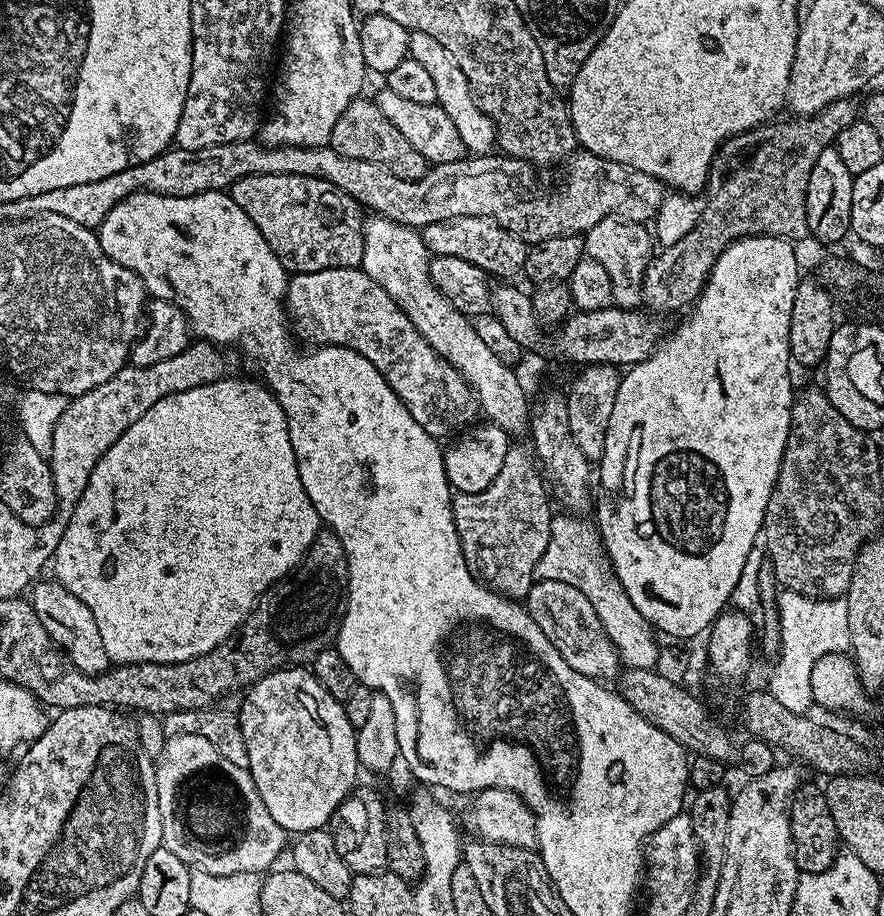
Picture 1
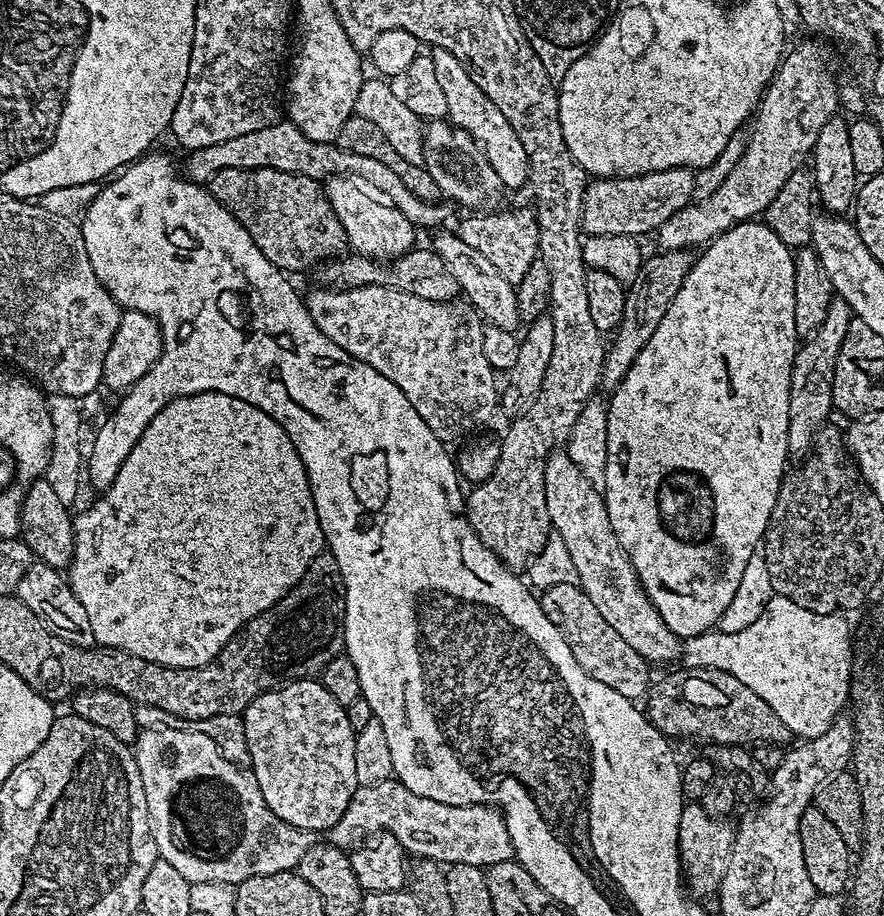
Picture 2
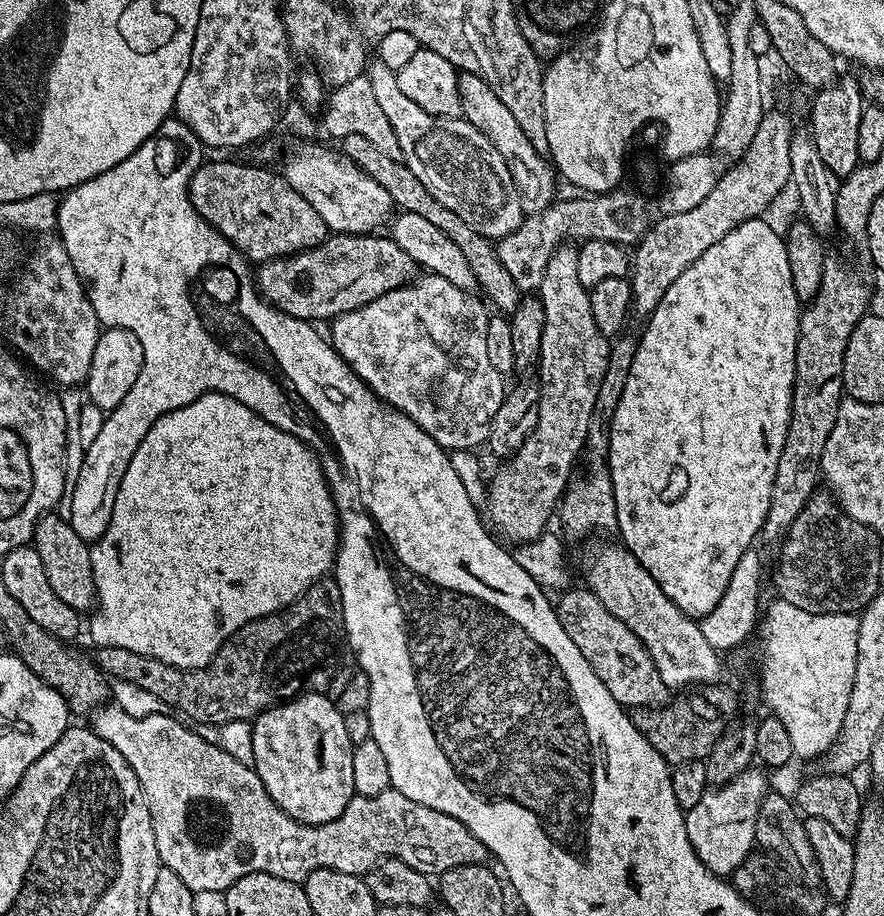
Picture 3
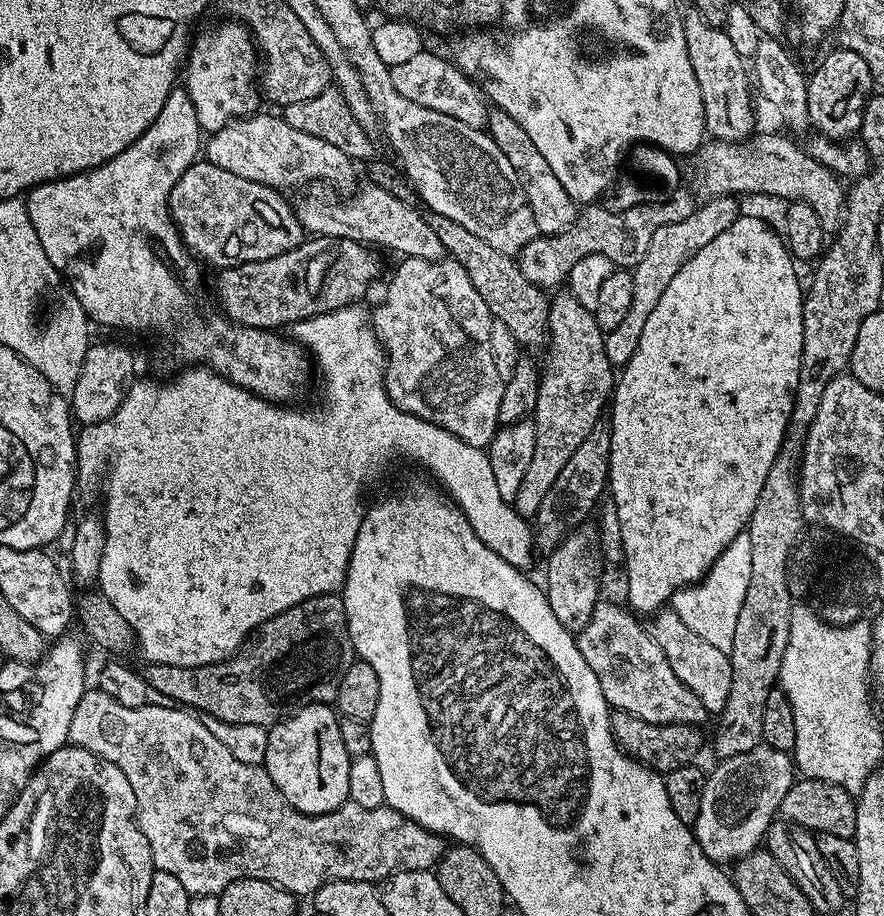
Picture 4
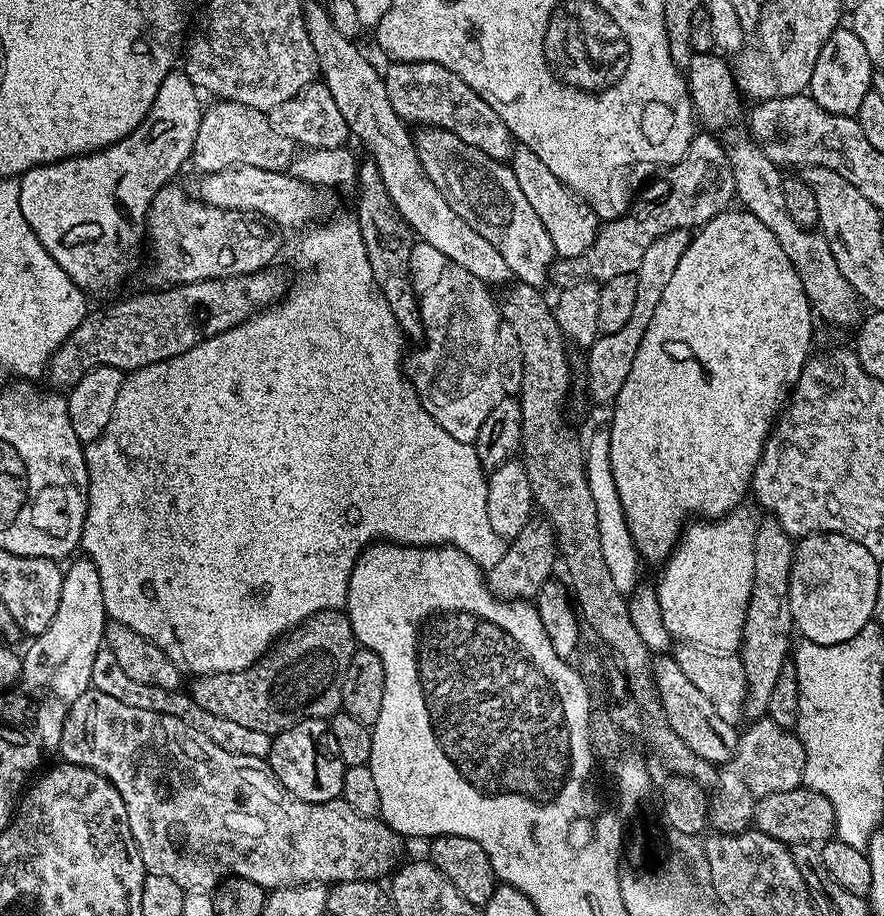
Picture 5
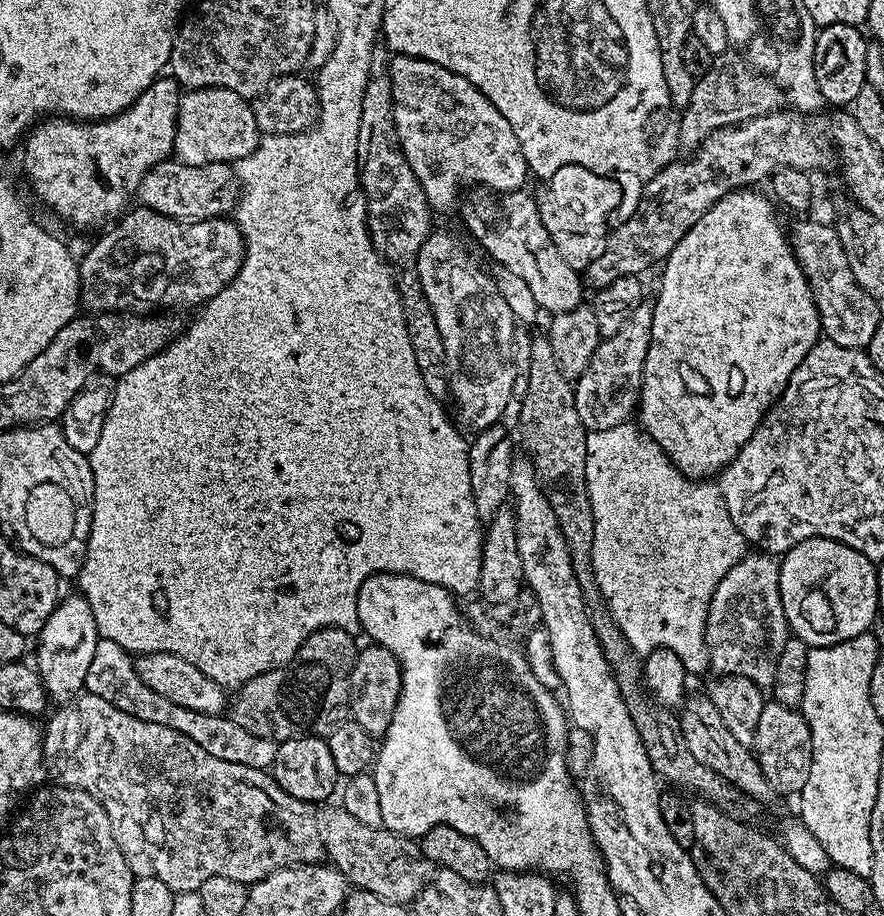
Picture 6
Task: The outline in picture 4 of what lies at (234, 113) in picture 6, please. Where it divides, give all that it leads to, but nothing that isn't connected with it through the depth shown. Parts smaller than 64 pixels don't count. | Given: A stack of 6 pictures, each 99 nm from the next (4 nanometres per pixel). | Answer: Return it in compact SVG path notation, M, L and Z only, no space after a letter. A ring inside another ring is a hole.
M253 114L242 120L232 120L226 127L211 133L206 140L206 158L230 174L250 178L250 182L265 184L277 190L296 188L299 184L308 184L311 180L329 180L340 184L352 176L353 161L349 160L338 146L314 138L302 130L294 130L283 115L260 116Z

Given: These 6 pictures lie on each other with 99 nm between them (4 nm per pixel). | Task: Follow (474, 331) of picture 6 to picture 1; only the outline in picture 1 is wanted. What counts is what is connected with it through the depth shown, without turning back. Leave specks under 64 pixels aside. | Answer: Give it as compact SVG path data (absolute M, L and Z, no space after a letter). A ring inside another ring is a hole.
M331 268L295 273L288 282L286 311L295 331L301 337L304 335L306 339L313 340L313 345L340 344L362 354L362 358L370 358L370 362L378 366L382 378L386 378L394 394L398 394L406 410L414 414L414 422L418 422L418 426L422 426L426 434L443 438L447 432L455 433L477 419L476 396L459 370L450 366L450 362L446 362L428 345L426 338L418 334L414 322L410 322L410 318L406 318L404 311L396 305L394 298L390 298L390 294L386 294L386 290L382 290L382 286L374 282L374 278L366 275L363 268Z

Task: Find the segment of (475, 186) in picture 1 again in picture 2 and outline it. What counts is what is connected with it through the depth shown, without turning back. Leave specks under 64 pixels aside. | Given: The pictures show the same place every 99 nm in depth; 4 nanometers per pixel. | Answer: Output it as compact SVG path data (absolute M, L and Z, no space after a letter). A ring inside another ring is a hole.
M291 122L271 124L262 130L253 130L250 134L229 138L227 142L214 146L193 148L187 153L187 156L187 179L201 186L211 182L214 174L218 174L218 170L254 170L255 168L273 168L283 172L293 172L296 176L308 176L311 180L323 181L329 176L337 175L343 169L340 167L345 164L348 167L345 169L349 173L366 178L369 184L378 186L379 195L398 210L402 210L402 214L406 214L406 218L410 218L421 229L432 227L435 229L440 226L435 226L435 224L440 224L444 220L443 203L429 202L410 194L410 190L406 190L406 186L402 186L402 178L398 178L398 174L394 174L394 170L390 170L390 166L382 166L382 162L378 162L374 158L345 155L335 143L314 142L310 138L306 138L306 134L302 134L302 130L298 130L298 126L294 126ZM691 168L643 172L640 176L596 178L584 189L580 227L588 236L618 234L644 238L647 232L655 233L674 214L688 207L695 195L696 172Z

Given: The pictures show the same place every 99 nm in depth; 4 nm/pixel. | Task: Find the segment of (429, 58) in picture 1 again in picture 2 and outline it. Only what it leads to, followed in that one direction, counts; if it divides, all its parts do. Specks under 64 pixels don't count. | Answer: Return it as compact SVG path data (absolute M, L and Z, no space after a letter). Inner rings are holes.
M433 47L430 55L434 62L434 71L438 77L438 82L442 86L446 97L447 119L455 124L457 128L466 130L470 138L474 138L476 145L483 150L490 166L494 166L494 174L498 174L501 185L505 189L520 188L529 183L528 159L526 149L522 147L522 141L518 139L518 134L514 134L514 126L506 122L506 117L502 115L502 110L486 98L486 94L474 82L474 78L468 72L468 68L450 54L450 50Z

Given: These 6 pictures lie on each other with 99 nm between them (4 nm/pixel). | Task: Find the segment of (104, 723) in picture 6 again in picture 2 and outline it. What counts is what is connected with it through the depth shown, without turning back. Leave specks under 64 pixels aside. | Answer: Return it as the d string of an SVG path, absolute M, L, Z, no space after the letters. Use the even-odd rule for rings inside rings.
M163 726L145 728L137 735L134 755L138 762L138 774L142 774L142 786L146 790L148 817L152 823L152 837L156 843L159 859L170 862L170 866L174 866L174 870L178 870L178 874L182 874L182 878L186 878L189 884L230 884L235 886L241 884L246 878L299 869L302 854L306 854L306 850L310 850L310 846L314 843L313 833L303 832L301 828L295 828L282 822L282 818L278 818L278 814L274 814L274 810L270 810L270 806L266 806L266 798L262 798L262 790L258 790L258 782L251 771L226 762L226 758L222 758L216 743L210 738L206 738L206 734L198 734L190 730L170 730ZM395 778L357 787L346 806L346 814L330 830L330 842L335 848L352 850L378 832L389 832L398 838L405 853L434 860L441 866L465 864L486 870L491 864L514 856L504 813L499 808L491 804L450 806L434 802L434 798L422 798L422 794L406 790Z

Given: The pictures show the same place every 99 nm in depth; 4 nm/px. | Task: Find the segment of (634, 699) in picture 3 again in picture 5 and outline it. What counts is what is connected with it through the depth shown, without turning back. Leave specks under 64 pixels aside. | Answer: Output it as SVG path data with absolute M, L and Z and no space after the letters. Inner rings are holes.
M668 658L664 669L655 673L654 679L662 715L670 730L674 730L674 734L678 734L678 738L682 738L682 742L686 742L686 746L690 746L690 750L698 754L698 758L717 766L724 765L736 749L737 729L726 723L718 715L718 710L714 710L714 705L702 695L702 690L698 690L698 686L694 686L694 682L690 682L690 678L682 674L675 658Z

